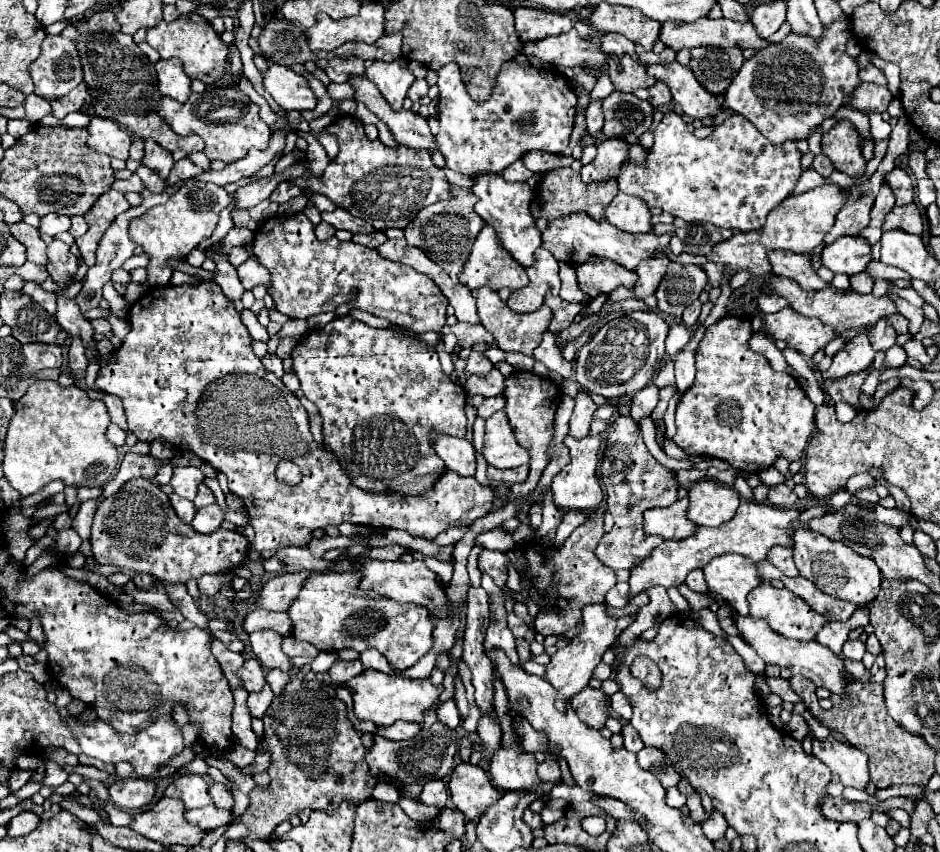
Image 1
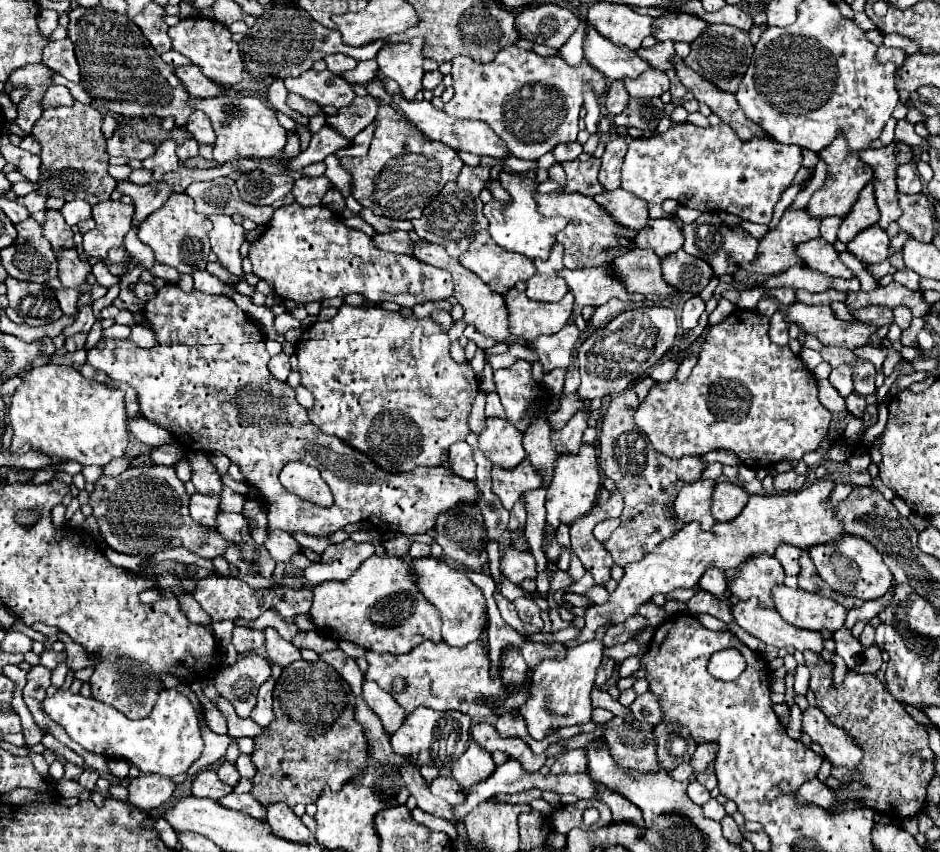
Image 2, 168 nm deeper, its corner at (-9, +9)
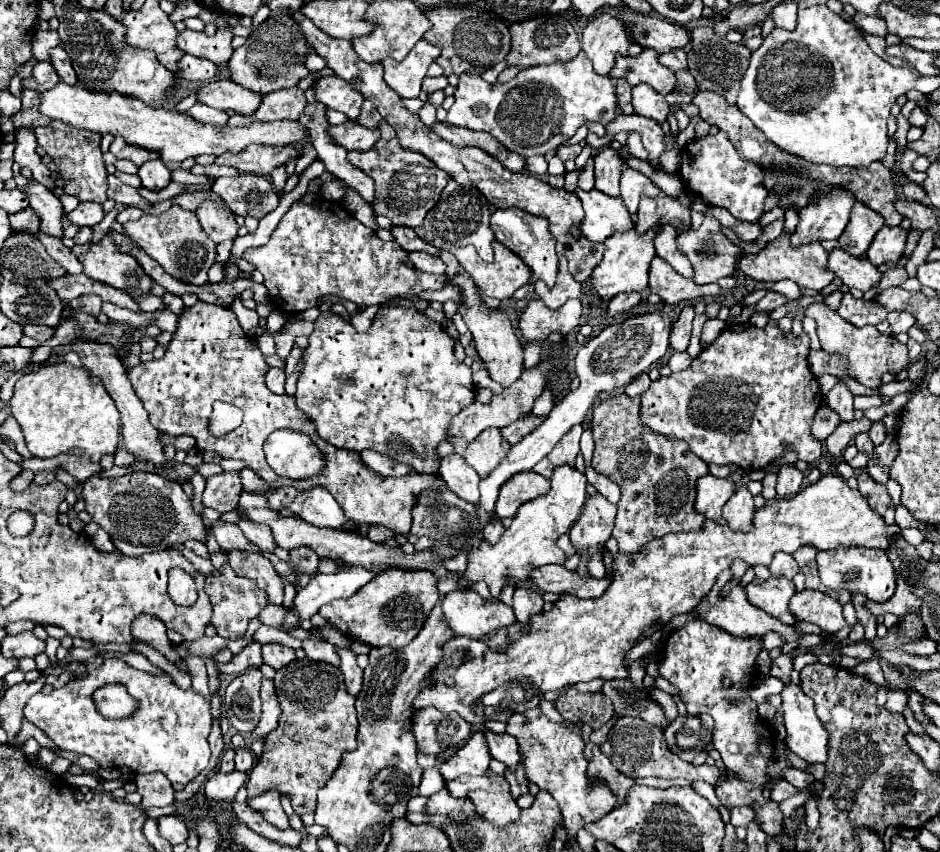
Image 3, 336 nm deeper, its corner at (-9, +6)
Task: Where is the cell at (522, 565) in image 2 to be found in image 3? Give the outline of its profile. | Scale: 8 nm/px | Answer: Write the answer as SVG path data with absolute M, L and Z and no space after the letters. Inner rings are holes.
M563 565L537 567L535 571L529 573L529 581L539 591L549 591L549 593L557 593L557 595L569 593L569 595L575 595L581 599L603 595L603 591L609 587L609 581L605 581L605 579L583 581L575 571L567 571Z

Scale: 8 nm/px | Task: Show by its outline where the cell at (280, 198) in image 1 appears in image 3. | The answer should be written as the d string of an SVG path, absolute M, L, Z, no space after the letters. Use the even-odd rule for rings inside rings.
M239 173L235 177L219 177L213 183L213 191L221 193L229 209L243 217L253 215L261 219L279 205L279 193L263 175Z

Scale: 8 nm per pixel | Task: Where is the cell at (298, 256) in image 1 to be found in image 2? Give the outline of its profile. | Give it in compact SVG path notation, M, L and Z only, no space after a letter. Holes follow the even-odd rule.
M297 202L273 212L261 240L251 242L249 260L253 274L273 284L281 300L321 302L335 296L361 294L367 300L395 302L411 308L429 300L453 296L449 272L419 262L413 256L381 252L367 234L353 230L327 206L301 206Z

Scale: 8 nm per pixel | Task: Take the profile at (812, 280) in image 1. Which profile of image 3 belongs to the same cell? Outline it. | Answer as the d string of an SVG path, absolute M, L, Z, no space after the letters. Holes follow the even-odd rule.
M841 249L829 251L827 267L849 289L855 287L861 291L869 291L881 279L881 273L877 271L877 267L873 267L867 259L861 261L861 259L853 257Z

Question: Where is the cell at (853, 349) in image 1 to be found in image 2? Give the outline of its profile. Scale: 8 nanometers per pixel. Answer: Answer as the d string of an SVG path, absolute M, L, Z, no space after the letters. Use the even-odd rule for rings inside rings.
M839 366L831 372L829 376L831 386L843 396L847 398L853 392L853 380L851 380L851 366Z

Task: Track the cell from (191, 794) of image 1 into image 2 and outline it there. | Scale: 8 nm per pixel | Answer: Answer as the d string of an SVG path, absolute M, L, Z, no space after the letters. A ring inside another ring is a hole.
M203 770L201 774L195 776L193 780L193 796L201 796L201 798L211 798L211 800L219 800L225 794L233 792L233 788L229 784L223 784L217 776L215 770Z

